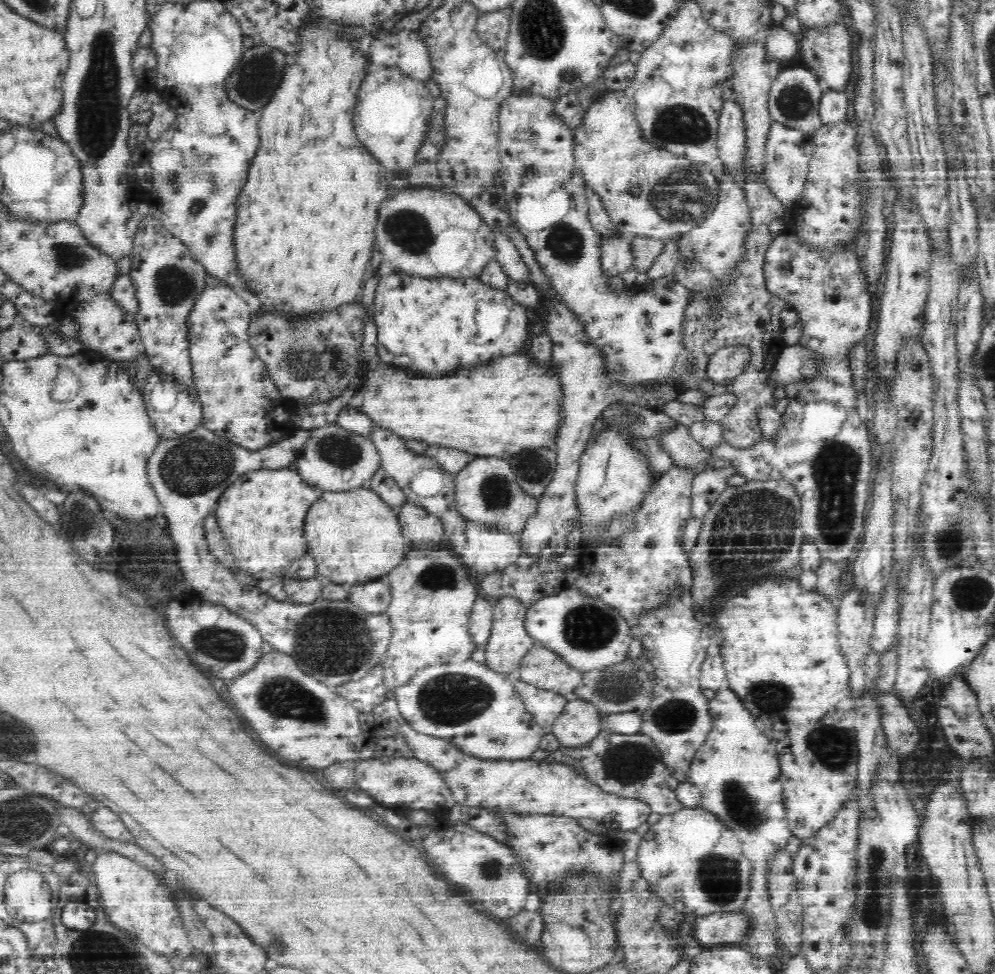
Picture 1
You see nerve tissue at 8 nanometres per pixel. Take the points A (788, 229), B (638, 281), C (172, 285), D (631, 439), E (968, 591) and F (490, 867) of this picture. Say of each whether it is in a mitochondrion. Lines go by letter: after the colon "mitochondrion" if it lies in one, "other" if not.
A: other
B: other
C: mitochondrion
D: other
E: mitochondrion
F: mitochondrion

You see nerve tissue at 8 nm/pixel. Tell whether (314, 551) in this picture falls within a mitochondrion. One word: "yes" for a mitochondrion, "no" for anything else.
no

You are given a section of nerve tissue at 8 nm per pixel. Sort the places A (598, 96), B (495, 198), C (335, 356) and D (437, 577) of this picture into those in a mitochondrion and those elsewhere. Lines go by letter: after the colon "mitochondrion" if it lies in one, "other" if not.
A: other
B: other
C: other
D: mitochondrion

